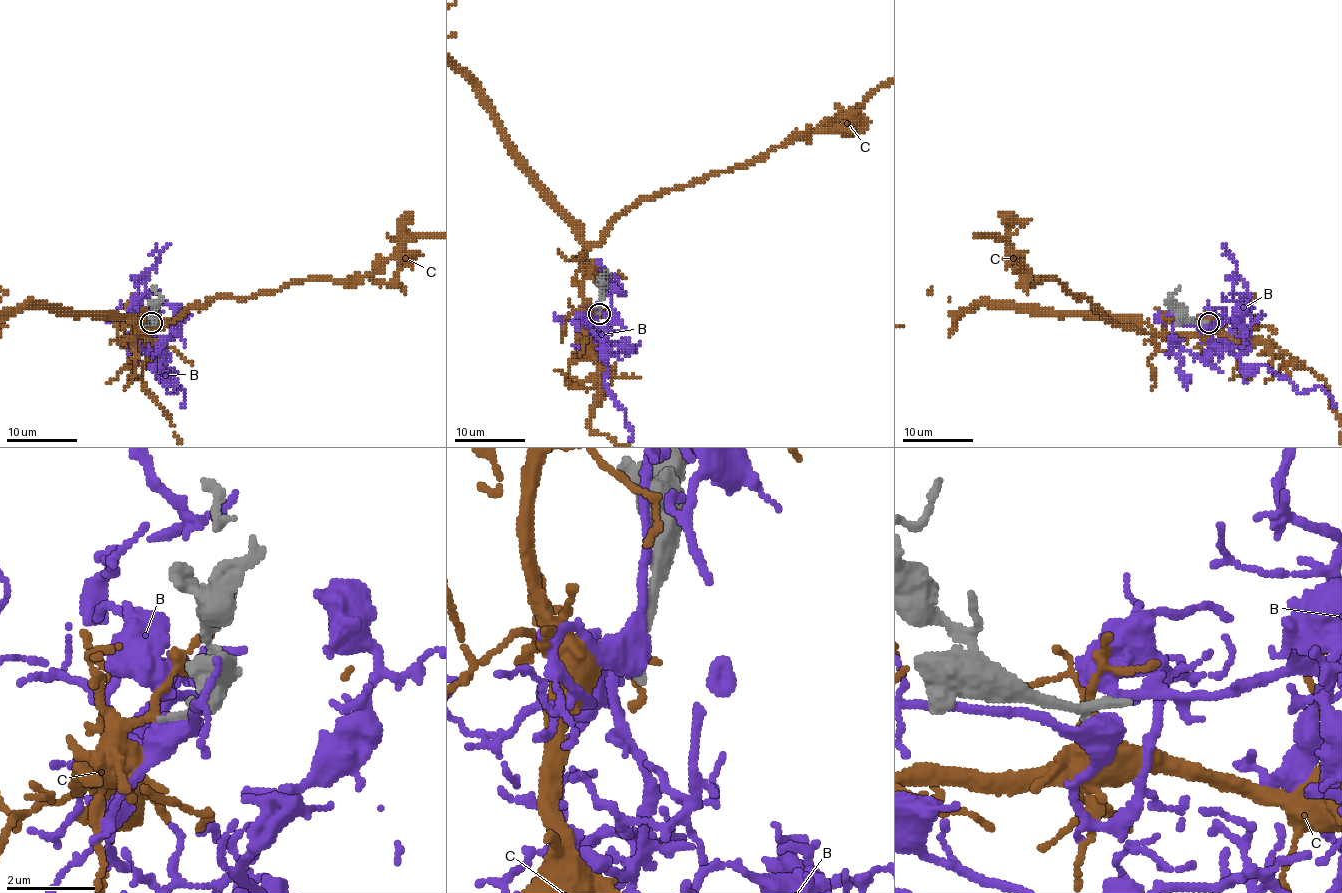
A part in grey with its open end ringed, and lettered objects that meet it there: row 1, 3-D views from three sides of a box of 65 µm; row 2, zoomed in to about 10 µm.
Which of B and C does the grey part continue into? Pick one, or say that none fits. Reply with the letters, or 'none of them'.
none of them

